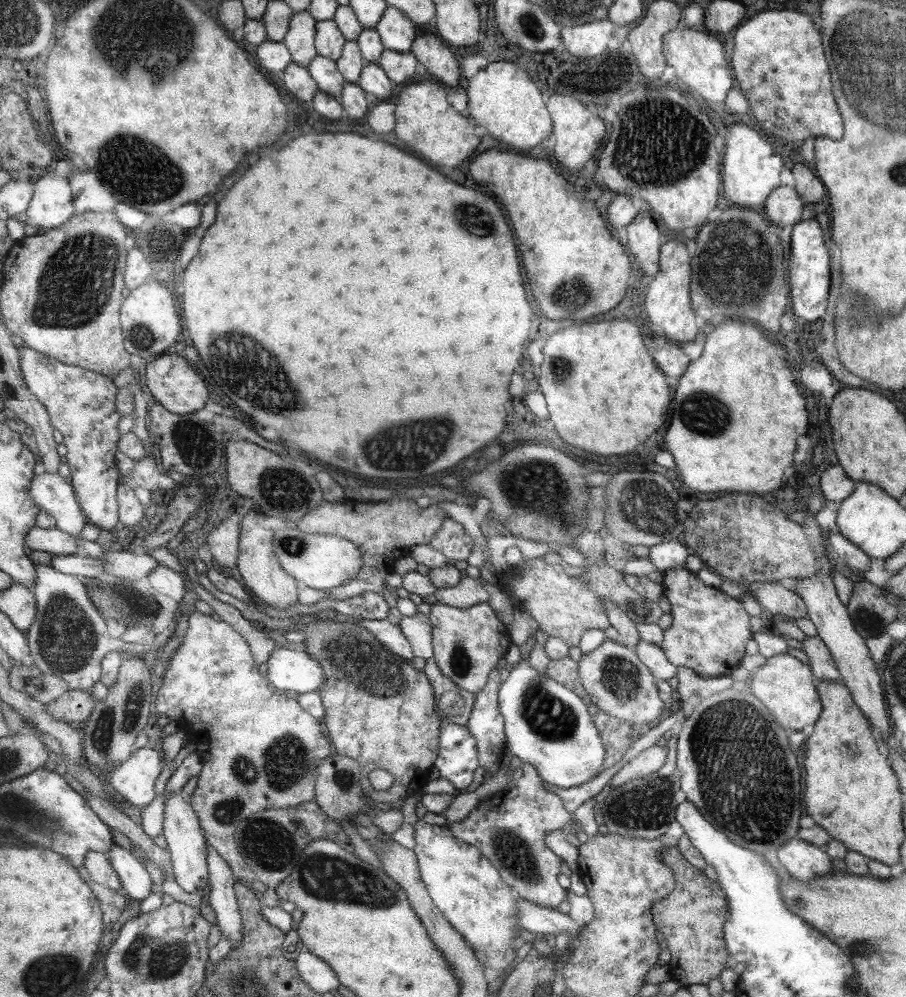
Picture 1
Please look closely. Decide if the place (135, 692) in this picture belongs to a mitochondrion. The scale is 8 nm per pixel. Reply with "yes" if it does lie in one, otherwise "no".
yes

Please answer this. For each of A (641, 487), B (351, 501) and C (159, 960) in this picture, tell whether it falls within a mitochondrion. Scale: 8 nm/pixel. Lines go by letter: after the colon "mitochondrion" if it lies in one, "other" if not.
A: mitochondrion
B: other
C: mitochondrion

